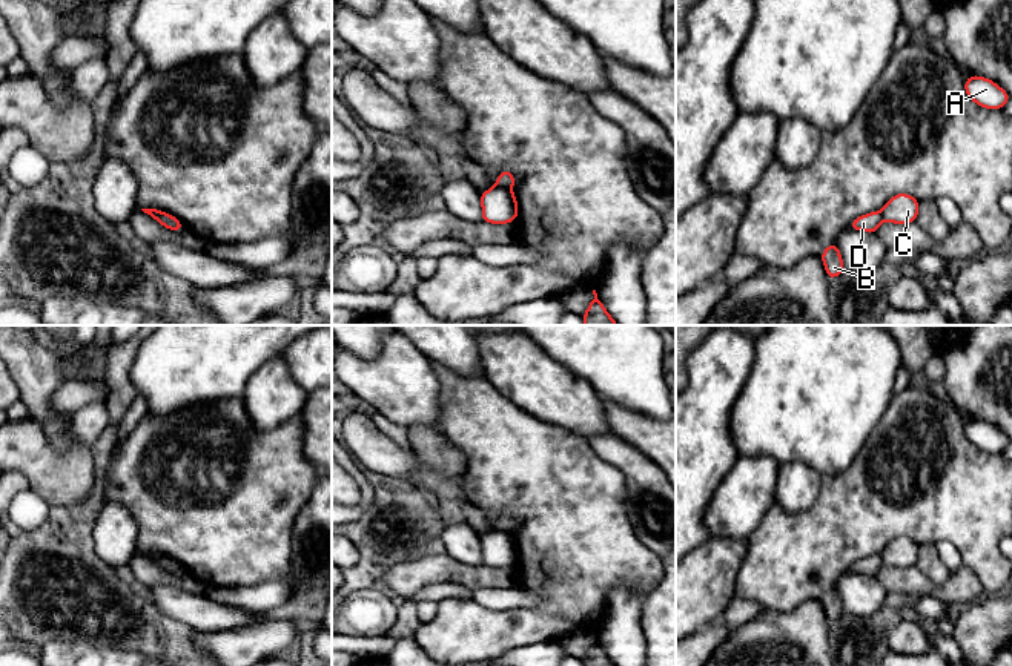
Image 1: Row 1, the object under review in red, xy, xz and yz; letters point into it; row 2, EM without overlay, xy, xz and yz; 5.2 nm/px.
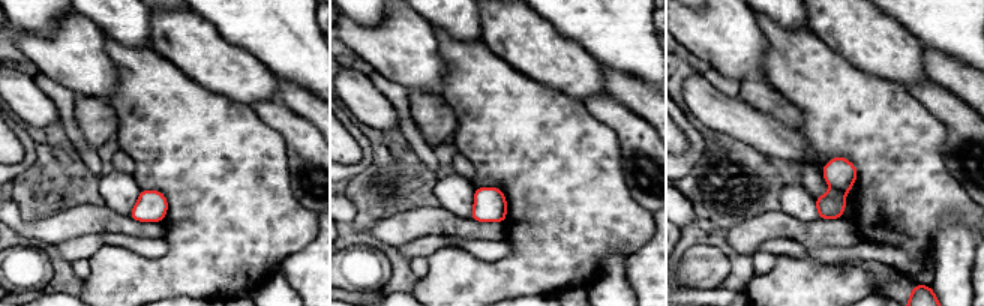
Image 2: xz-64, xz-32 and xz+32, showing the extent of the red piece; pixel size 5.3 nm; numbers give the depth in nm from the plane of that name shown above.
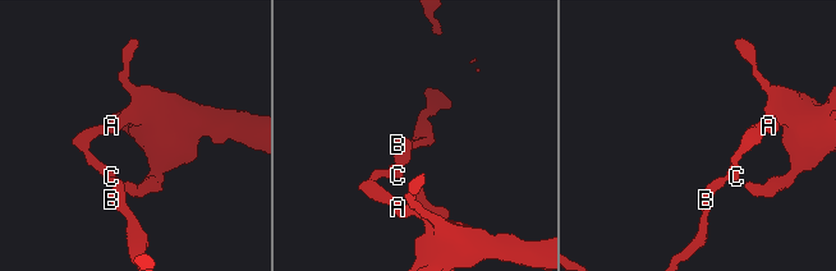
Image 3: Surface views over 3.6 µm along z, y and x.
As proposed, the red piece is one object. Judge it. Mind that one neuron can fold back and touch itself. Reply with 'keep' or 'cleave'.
cleave

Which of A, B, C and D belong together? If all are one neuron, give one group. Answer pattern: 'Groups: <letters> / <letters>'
Groups: A C / B D

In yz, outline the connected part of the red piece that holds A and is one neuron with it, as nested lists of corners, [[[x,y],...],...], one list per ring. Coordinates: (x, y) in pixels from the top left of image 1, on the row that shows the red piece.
[[[971,75],[964,91],[974,103],[986,109],[1001,109],[1010,100],[1004,89],[984,77]]]

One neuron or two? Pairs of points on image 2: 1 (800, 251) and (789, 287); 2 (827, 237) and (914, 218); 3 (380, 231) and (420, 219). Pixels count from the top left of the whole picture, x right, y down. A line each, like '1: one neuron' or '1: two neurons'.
1: two neurons
2: two neurons
3: one neuron

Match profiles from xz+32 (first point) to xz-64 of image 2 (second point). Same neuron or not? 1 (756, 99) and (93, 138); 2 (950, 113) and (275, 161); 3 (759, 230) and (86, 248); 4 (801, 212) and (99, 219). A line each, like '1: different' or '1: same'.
1: same
2: different
3: different
4: different

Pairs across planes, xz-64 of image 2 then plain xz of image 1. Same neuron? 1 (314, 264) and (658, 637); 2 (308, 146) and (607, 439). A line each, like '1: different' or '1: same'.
1: same
2: same

